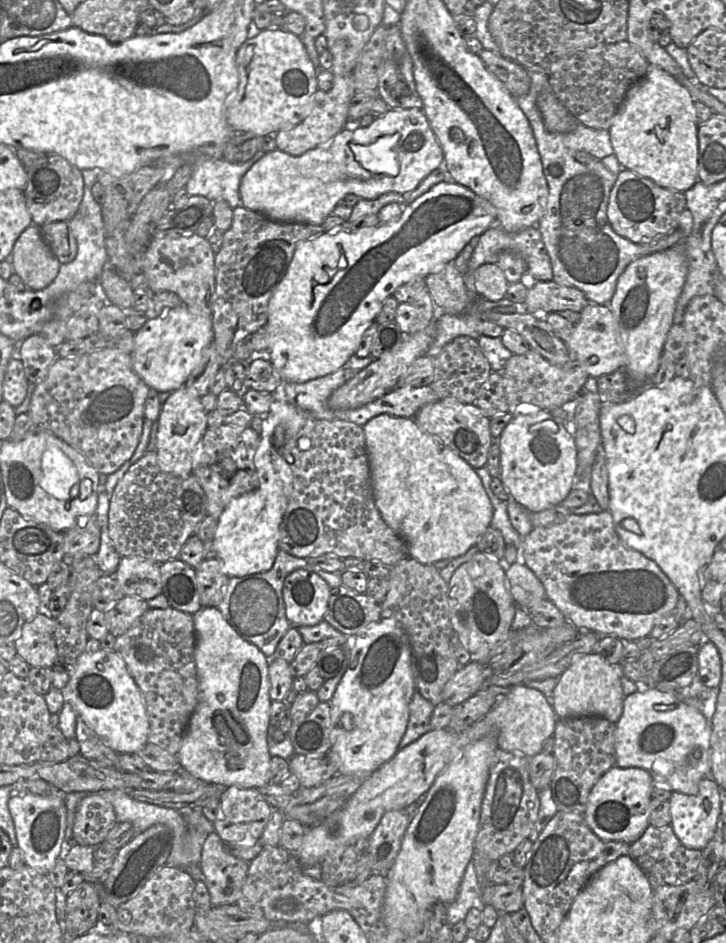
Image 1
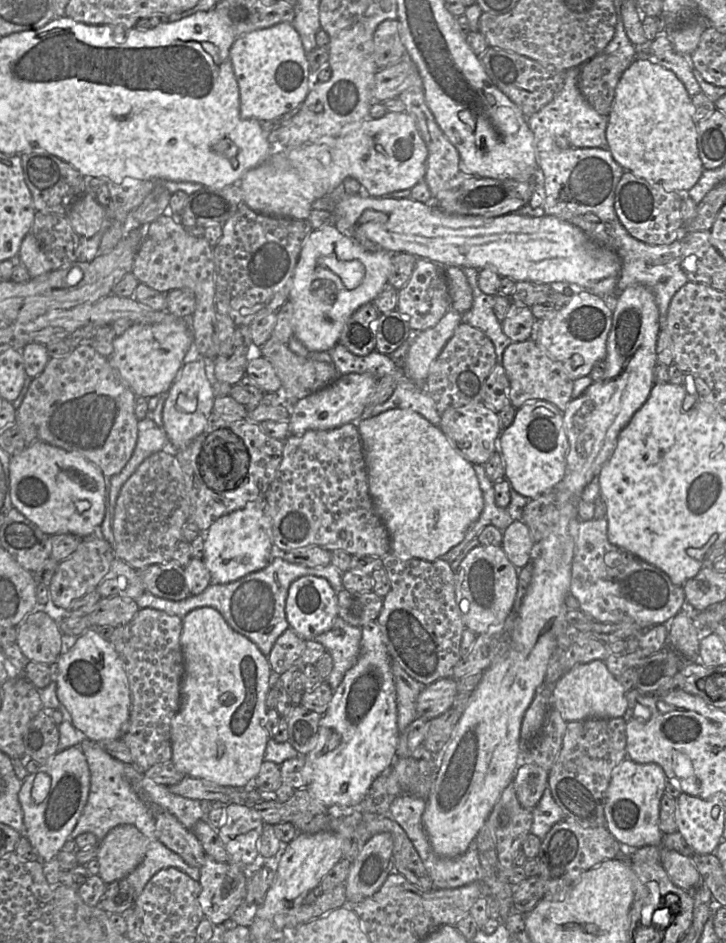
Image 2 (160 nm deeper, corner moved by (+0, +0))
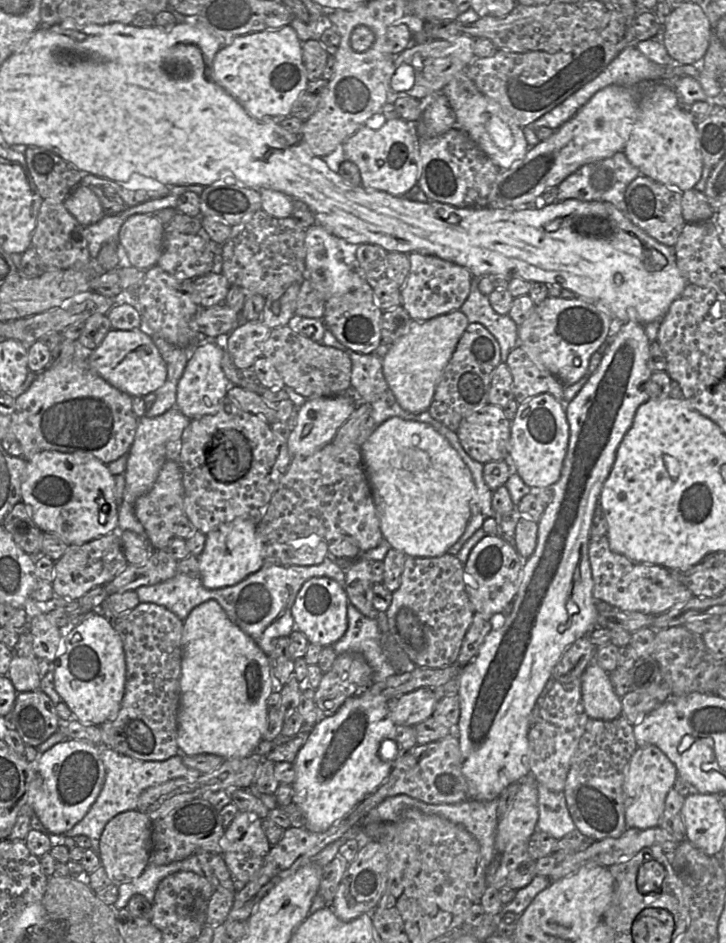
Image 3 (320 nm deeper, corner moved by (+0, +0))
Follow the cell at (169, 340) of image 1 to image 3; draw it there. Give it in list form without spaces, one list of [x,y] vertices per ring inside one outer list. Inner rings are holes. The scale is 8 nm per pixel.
[[[111,329],[102,343],[91,352],[86,352],[90,366],[110,385],[131,397],[145,397],[161,388],[167,378],[167,367],[151,336],[139,329],[122,331]]]

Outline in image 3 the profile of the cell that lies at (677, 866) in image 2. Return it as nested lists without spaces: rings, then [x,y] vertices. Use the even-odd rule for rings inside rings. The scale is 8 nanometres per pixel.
[[[655,745],[637,747],[625,774],[623,792],[628,828],[647,829],[659,825],[666,796],[678,775],[672,761]]]

